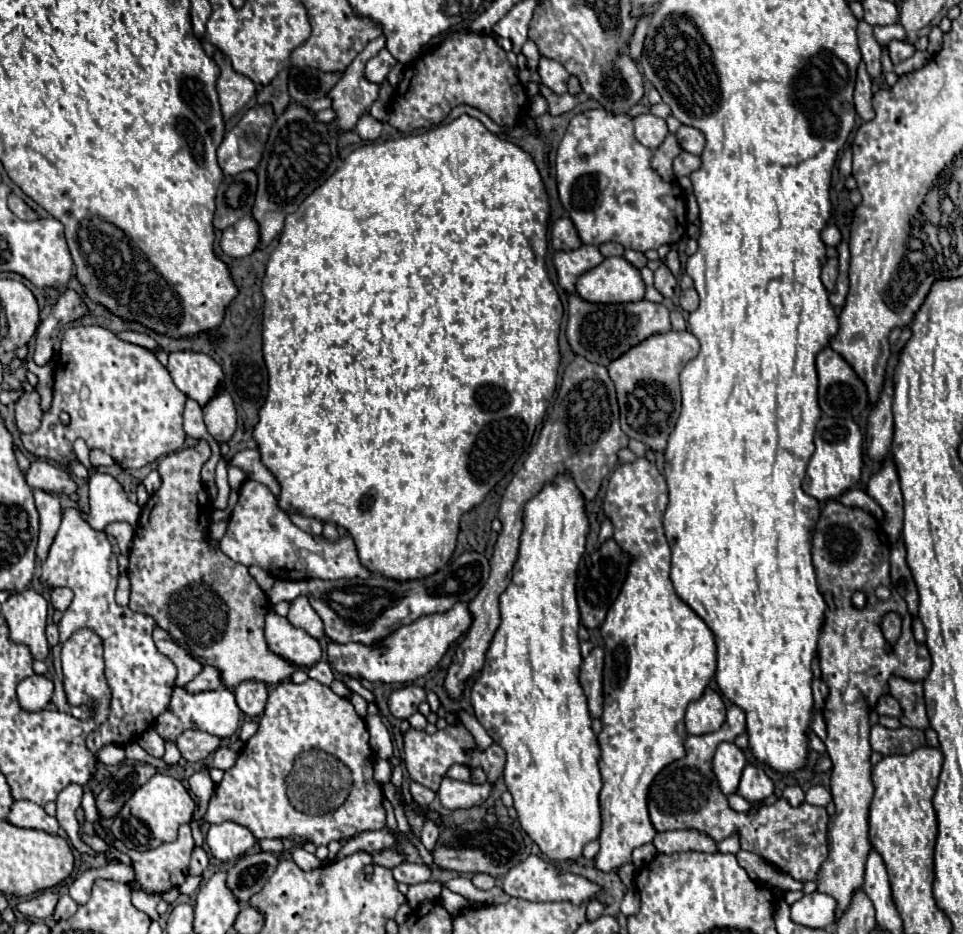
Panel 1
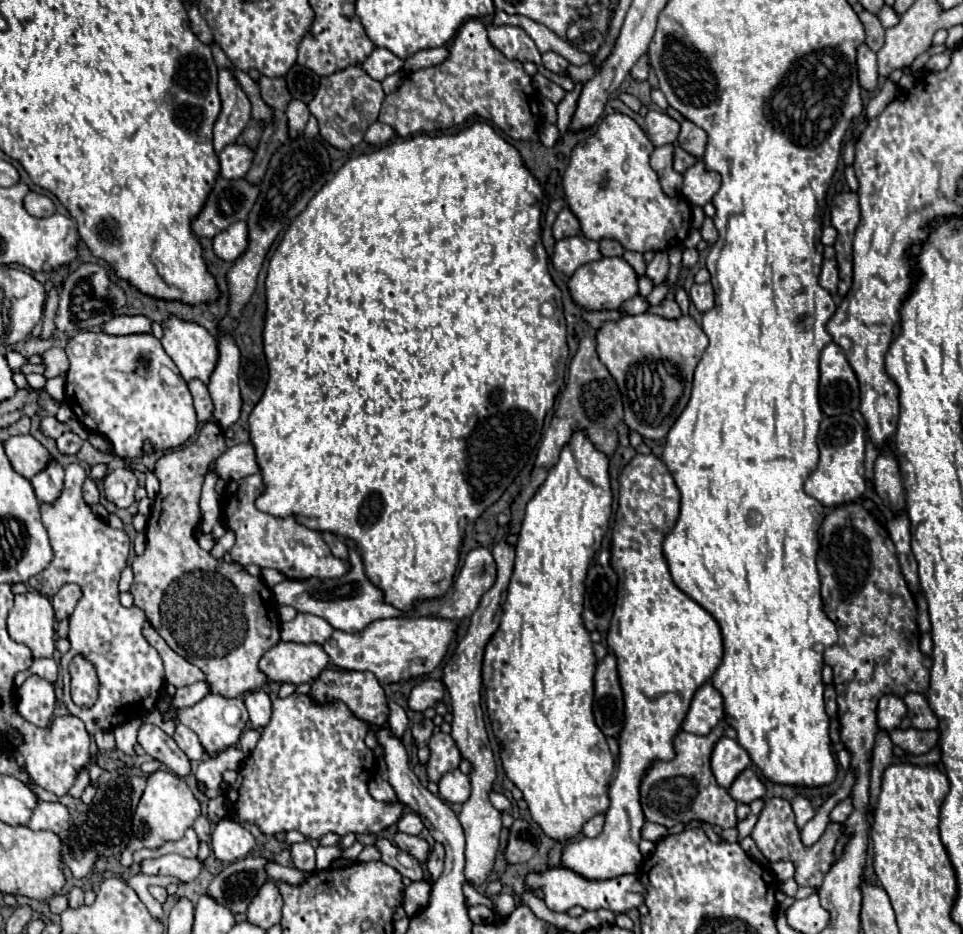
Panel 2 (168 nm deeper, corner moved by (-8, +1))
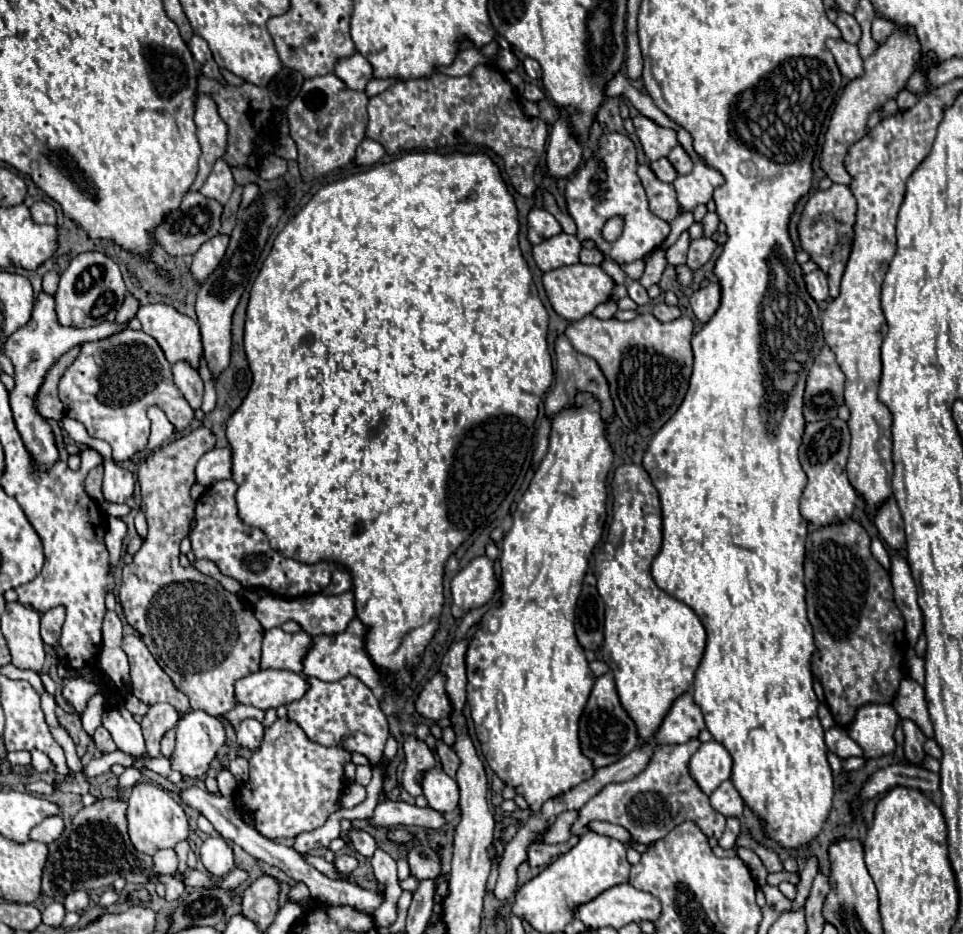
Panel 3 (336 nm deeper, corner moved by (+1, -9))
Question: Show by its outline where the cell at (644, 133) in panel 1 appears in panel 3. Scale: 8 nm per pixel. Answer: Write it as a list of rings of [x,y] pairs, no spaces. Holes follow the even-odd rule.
[[[641,114],[635,116],[633,126],[635,126],[635,132],[645,150],[645,156],[649,160],[667,156],[671,152],[671,148],[675,148],[679,144],[677,132],[673,128],[663,128],[663,126],[655,124],[653,120],[649,120],[647,116],[641,116]]]

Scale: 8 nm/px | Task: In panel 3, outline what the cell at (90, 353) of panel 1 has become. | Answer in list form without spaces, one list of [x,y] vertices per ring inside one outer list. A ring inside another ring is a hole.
[[[131,328],[83,344],[81,354],[59,382],[59,398],[65,406],[65,416],[79,420],[91,438],[111,444],[117,464],[131,460],[135,452],[147,448],[151,426],[147,418],[149,406],[159,406],[179,432],[193,422],[193,408],[175,386],[171,364],[161,346],[149,334]]]

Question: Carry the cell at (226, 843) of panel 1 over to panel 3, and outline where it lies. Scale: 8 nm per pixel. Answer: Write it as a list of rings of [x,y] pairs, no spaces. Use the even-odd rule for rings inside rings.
[[[209,836],[199,848],[199,858],[213,878],[223,878],[235,868],[233,850],[221,836]]]

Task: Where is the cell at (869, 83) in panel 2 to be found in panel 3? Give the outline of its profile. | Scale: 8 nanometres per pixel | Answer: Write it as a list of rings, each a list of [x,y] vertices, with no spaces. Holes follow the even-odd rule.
[[[827,40],[827,48],[831,50],[831,54],[835,56],[835,62],[841,70],[843,76],[847,78],[857,78],[861,76],[861,70],[863,70],[863,60],[861,56],[857,54],[857,46],[855,44],[849,44],[845,40]]]

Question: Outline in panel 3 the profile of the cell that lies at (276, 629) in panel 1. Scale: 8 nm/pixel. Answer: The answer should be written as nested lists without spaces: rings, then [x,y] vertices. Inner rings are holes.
[[[259,670],[235,682],[235,698],[259,710],[289,706],[301,698],[309,684],[305,676],[287,670]]]

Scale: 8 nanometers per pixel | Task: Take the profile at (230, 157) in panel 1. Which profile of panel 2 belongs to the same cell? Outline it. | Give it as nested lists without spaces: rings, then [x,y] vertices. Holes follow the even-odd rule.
[[[230,144],[226,146],[218,158],[220,158],[220,174],[226,176],[228,180],[238,180],[248,174],[252,160],[254,160],[254,150],[246,144]]]

